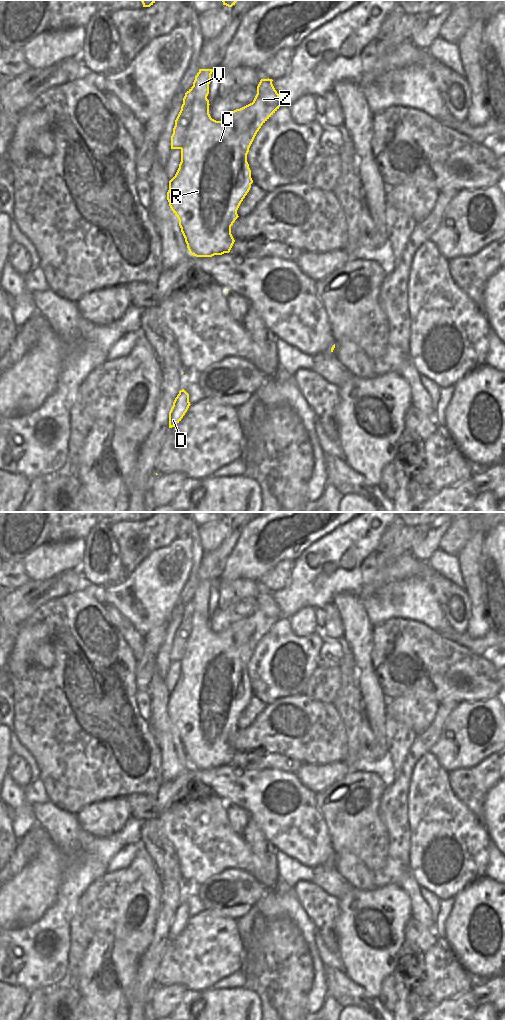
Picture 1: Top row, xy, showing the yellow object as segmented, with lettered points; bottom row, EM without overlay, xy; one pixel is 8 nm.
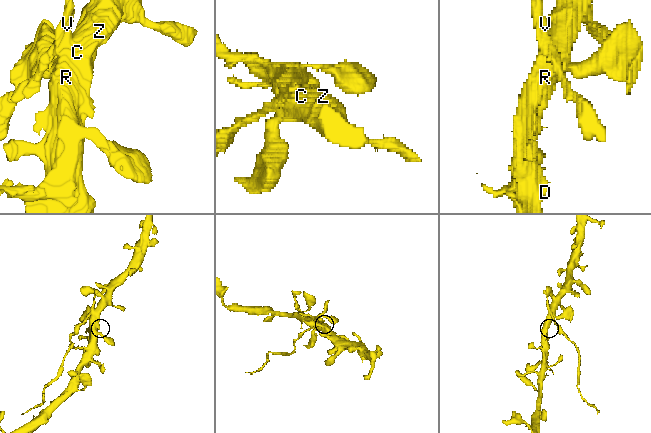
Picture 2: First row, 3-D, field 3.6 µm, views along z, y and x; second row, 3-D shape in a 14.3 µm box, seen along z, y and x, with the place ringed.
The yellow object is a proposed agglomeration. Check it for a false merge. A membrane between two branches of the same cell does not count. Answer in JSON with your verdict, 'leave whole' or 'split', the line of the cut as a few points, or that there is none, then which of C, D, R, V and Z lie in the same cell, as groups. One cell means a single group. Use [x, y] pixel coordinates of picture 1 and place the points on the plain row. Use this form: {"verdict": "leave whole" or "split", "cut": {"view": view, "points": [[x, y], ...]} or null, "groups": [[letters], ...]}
{"verdict": "split", "cut": {"view": "xy", "points": [[206, 610], [195, 612], [193, 631], [185, 655], [180, 660]]}, "groups": [["C", "D", "R", "Z"], ["V"]]}

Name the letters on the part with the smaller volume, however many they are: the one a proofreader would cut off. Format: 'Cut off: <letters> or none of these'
Cut off: V

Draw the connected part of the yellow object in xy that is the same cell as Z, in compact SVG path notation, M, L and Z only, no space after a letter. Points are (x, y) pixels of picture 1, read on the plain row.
M261 591L253 614L232 623L222 633L211 630L208 611L196 611L193 616L193 632L181 660L181 674L167 704L169 718L179 732L191 767L212 769L229 765L235 754L231 738L253 695L247 674L249 660L261 638L281 618L272 593Z

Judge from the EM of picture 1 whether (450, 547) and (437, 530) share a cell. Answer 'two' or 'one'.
two

